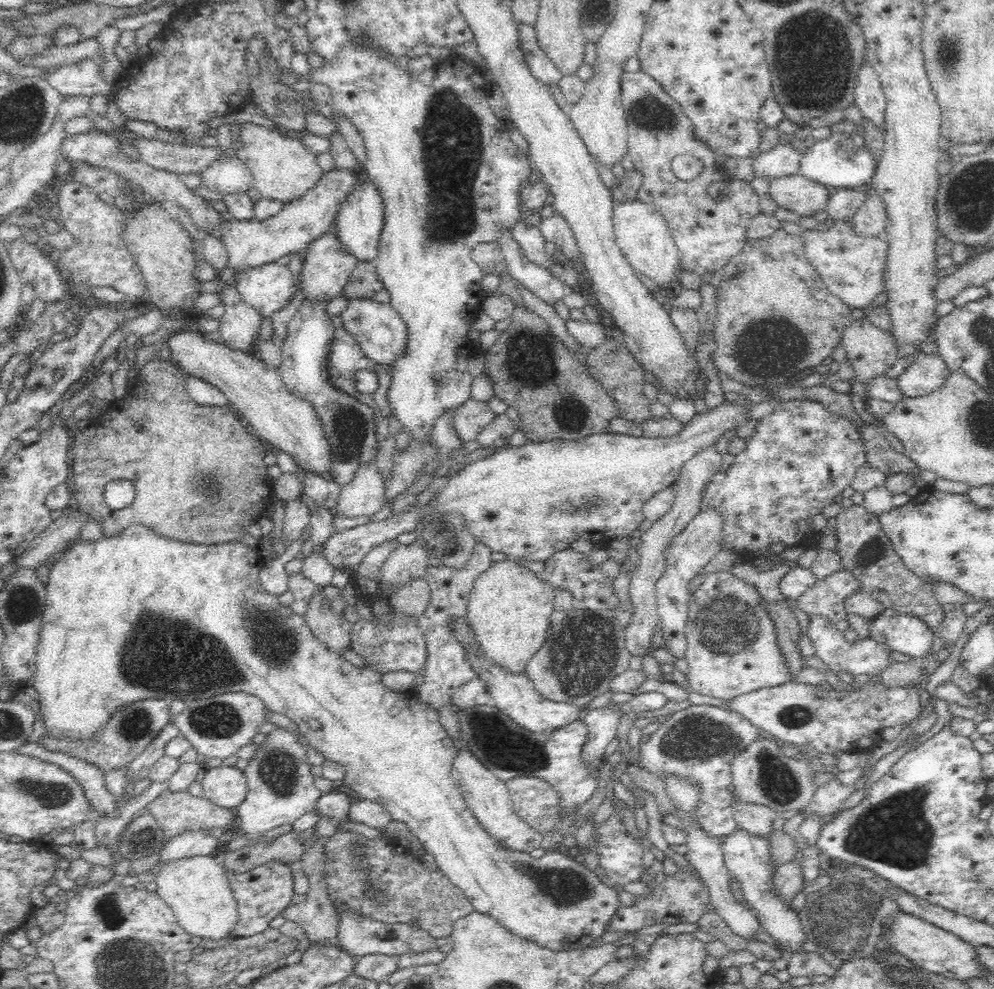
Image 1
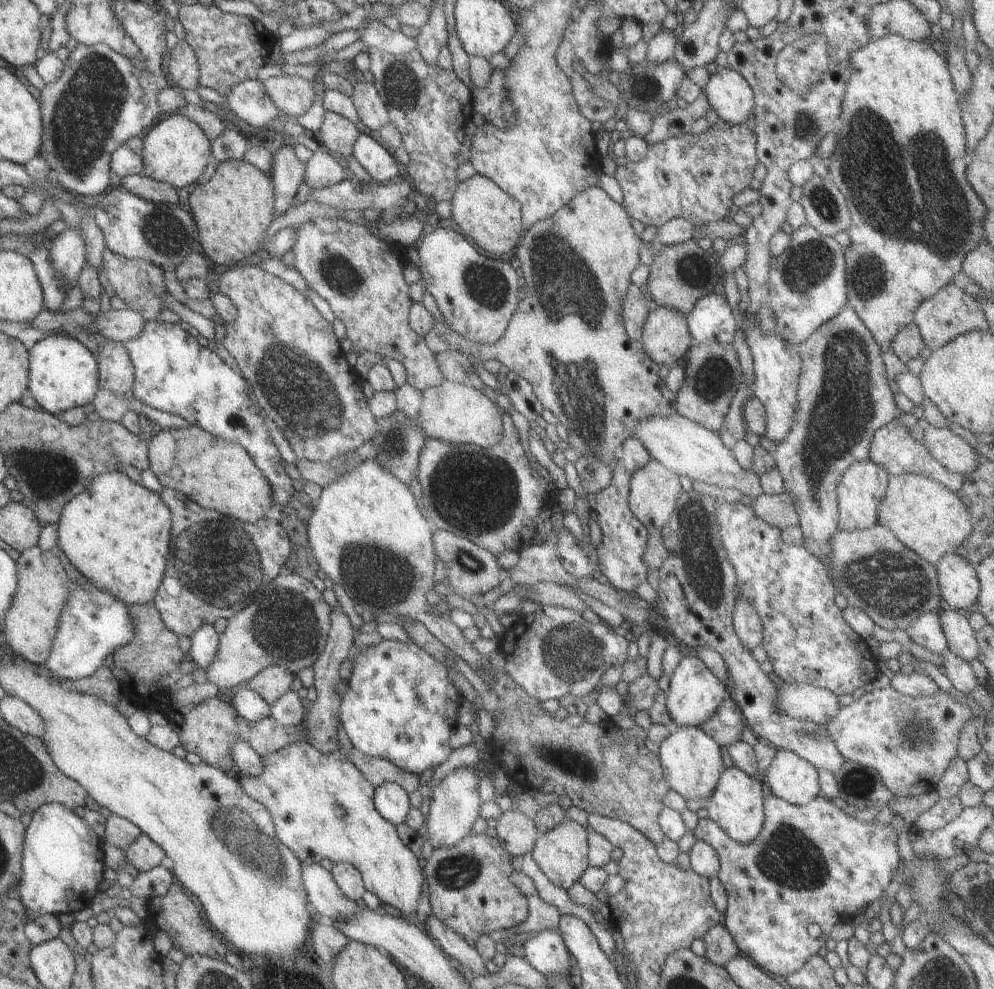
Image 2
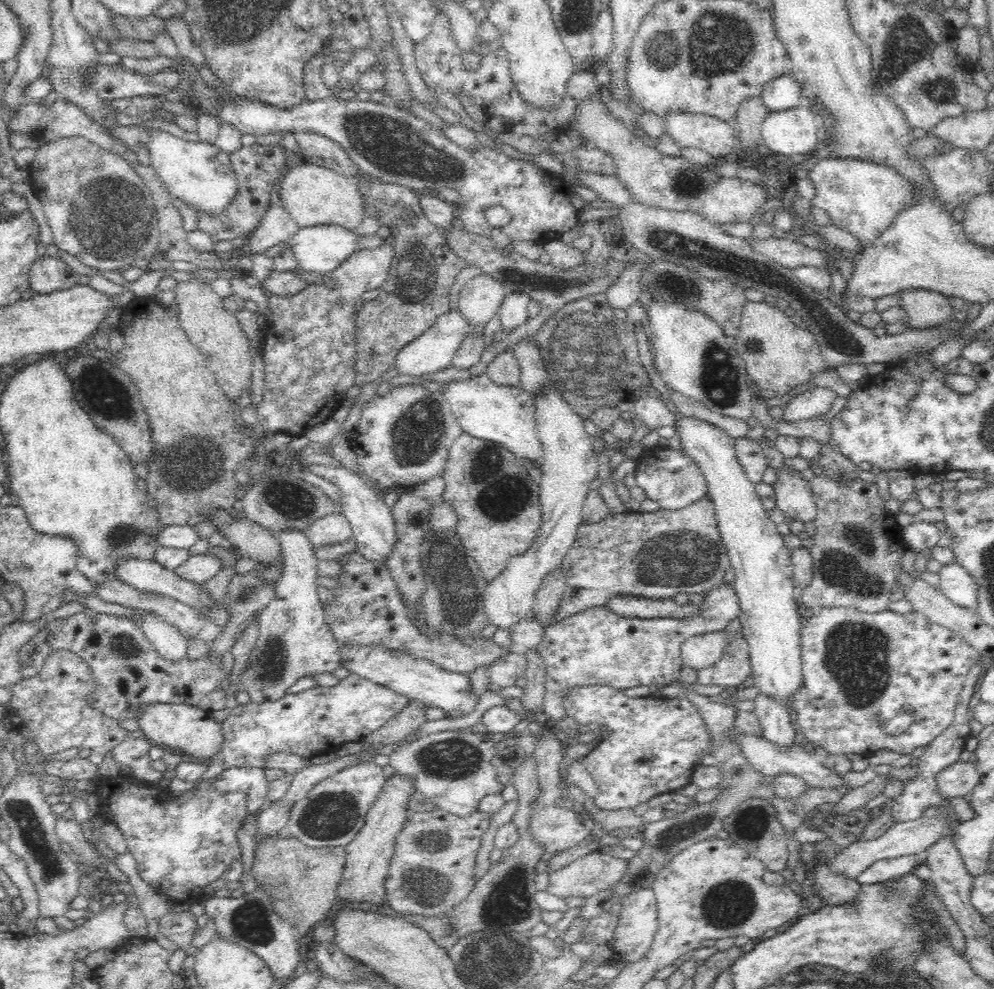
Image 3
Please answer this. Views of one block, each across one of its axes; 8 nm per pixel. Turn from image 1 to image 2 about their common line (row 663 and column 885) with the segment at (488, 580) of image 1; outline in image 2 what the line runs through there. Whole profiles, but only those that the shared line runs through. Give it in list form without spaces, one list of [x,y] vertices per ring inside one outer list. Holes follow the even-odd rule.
[[[902,473],[889,476],[886,494],[878,502],[878,525],[888,528],[904,546],[914,551],[920,558],[924,558],[926,562],[935,565],[942,556],[954,553],[958,546],[970,538],[973,520],[966,506],[962,504],[960,496],[948,490],[944,484],[918,474]]]

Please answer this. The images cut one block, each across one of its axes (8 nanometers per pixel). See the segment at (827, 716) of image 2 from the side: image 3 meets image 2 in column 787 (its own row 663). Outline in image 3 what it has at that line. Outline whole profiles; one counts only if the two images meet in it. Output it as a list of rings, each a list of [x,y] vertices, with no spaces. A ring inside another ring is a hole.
[[[730,631],[707,632],[693,636],[681,646],[681,661],[684,666],[699,671],[714,666],[728,642],[732,640]]]

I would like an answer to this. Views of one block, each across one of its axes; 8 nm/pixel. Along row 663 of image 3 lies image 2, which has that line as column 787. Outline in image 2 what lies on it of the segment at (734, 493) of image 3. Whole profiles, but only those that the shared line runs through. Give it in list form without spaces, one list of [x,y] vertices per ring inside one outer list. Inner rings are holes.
[[[779,750],[764,775],[772,795],[790,804],[806,804],[820,796],[817,768],[789,750]]]

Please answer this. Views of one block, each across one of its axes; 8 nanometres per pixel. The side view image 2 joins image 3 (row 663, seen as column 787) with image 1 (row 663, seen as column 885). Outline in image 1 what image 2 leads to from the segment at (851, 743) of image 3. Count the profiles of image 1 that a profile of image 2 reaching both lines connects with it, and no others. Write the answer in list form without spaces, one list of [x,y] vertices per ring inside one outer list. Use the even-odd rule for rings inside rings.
[[[810,616],[806,635],[816,648],[815,655],[834,672],[850,672],[854,676],[859,674],[880,674],[893,661],[890,657],[890,647],[880,644],[872,637],[858,639],[854,644],[844,639],[843,632],[838,630],[825,616]]]

